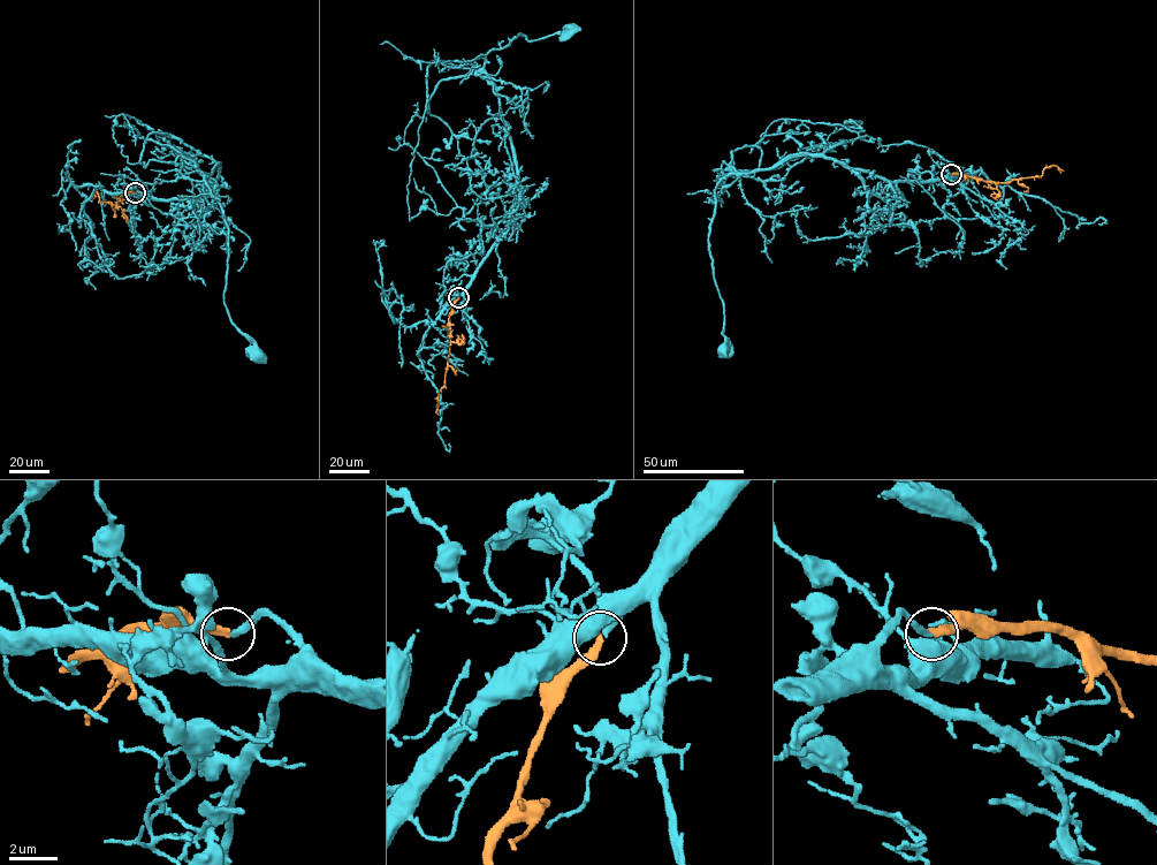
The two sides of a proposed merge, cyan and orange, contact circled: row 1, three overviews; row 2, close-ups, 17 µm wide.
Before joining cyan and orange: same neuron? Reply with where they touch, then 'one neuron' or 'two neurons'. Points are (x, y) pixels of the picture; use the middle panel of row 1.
at (458, 297); one neuron

